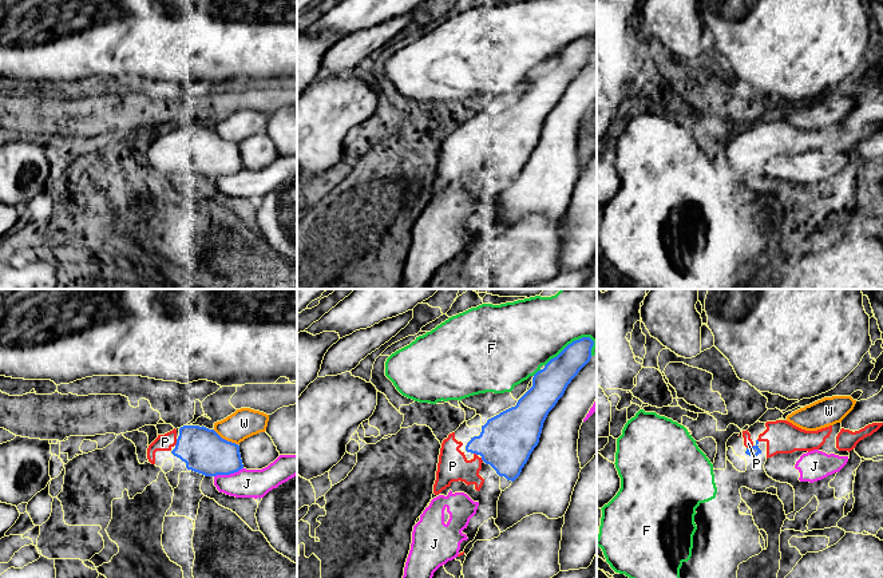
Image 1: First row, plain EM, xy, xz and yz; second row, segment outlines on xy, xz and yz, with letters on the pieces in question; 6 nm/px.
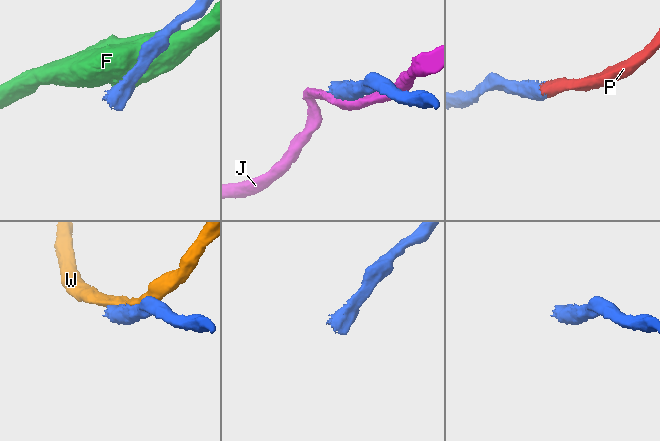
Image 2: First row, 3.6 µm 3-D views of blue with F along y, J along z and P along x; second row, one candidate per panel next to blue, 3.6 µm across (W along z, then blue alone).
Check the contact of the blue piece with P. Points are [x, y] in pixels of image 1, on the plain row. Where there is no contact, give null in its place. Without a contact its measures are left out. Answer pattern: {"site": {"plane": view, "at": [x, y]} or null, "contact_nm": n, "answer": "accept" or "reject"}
{"site": {"plane": "yz", "at": [751, 147]}, "contact_nm": 50, "answer": "accept"}

